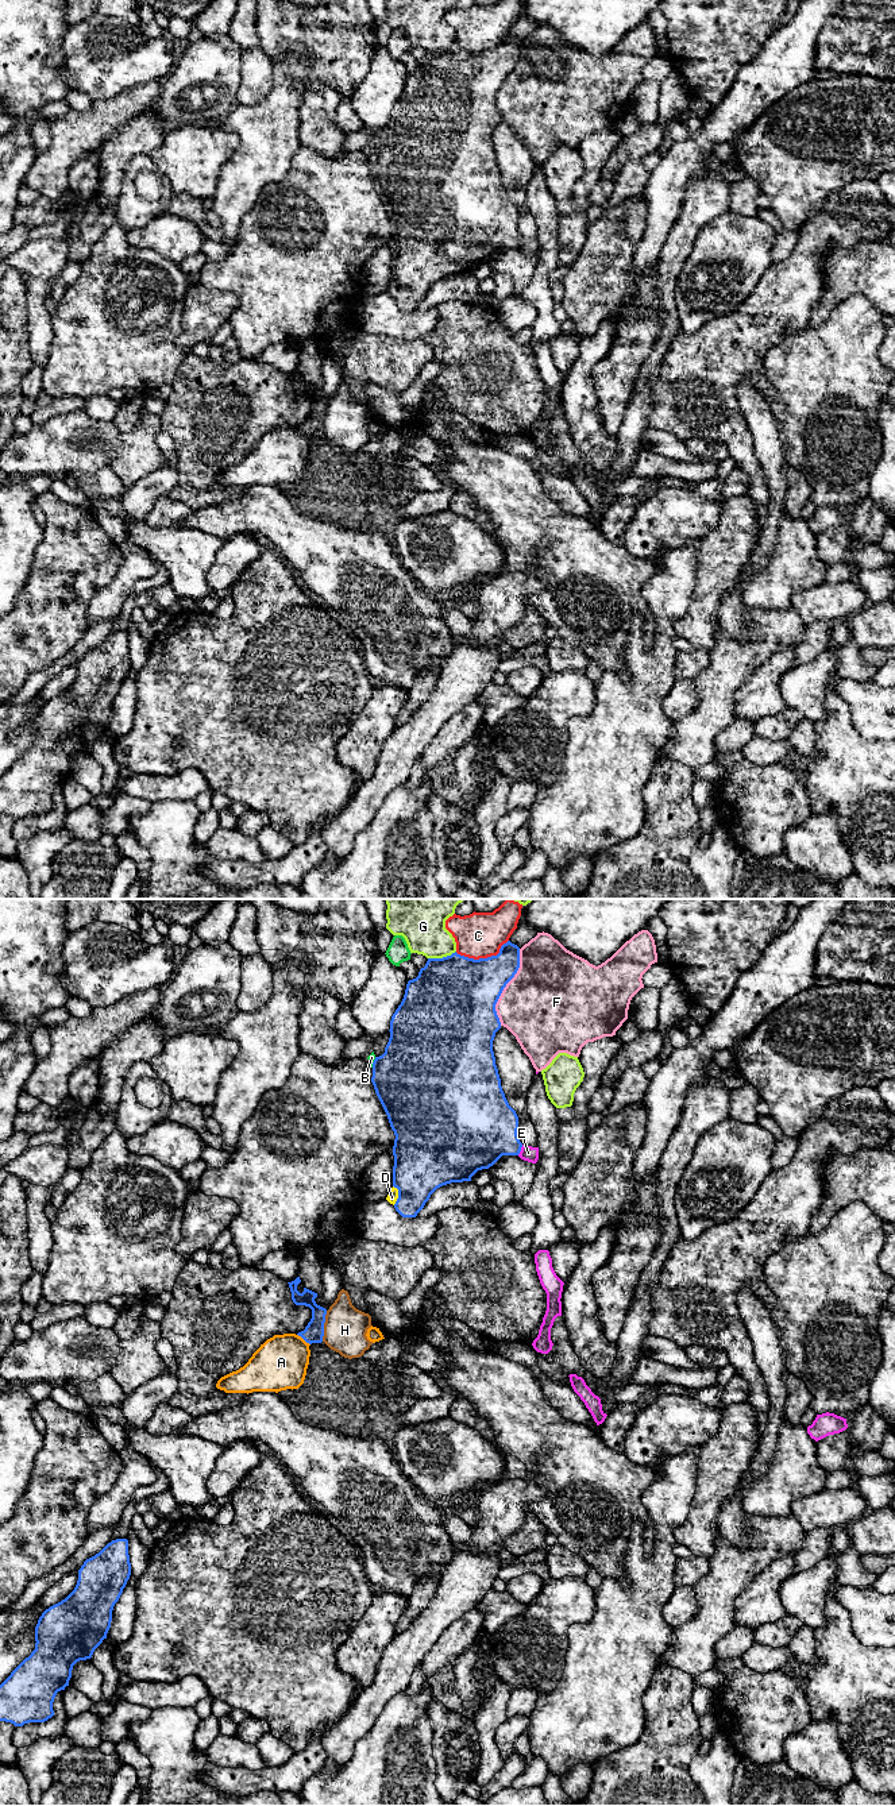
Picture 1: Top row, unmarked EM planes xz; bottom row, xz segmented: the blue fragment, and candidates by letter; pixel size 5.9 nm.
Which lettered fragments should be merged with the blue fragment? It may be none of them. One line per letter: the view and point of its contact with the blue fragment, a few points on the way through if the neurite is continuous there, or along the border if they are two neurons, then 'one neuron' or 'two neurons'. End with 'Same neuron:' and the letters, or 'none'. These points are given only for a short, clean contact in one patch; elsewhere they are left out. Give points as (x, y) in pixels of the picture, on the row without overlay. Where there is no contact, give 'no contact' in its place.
A: contact xz (304, 432); two neurons
B: contact xz (373, 155); two neurons
C: contact xz (482, 51); two neurons
D: contact xz (398, 288); two neurons
E: contact xz (520, 243); two neurons
F: contact xz (505, 78); two neurons
G: contact xz (443, 50); two neurons
H: contact xz (323, 419); border xz (327, 404), (321, 433); two neurons
Same neuron: none

